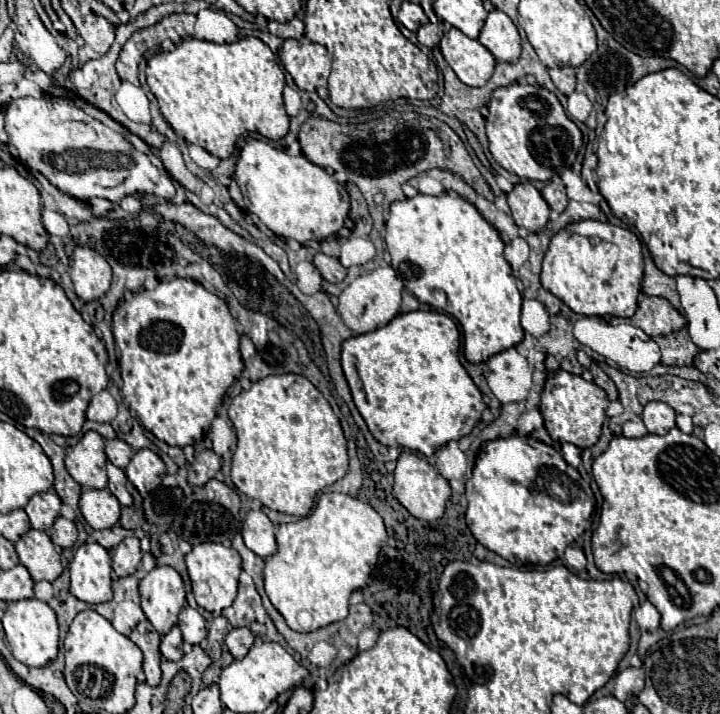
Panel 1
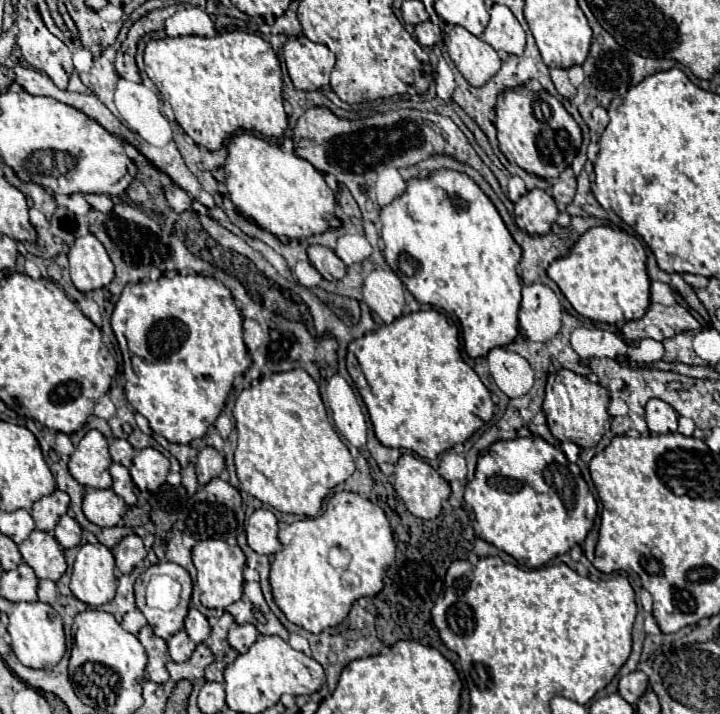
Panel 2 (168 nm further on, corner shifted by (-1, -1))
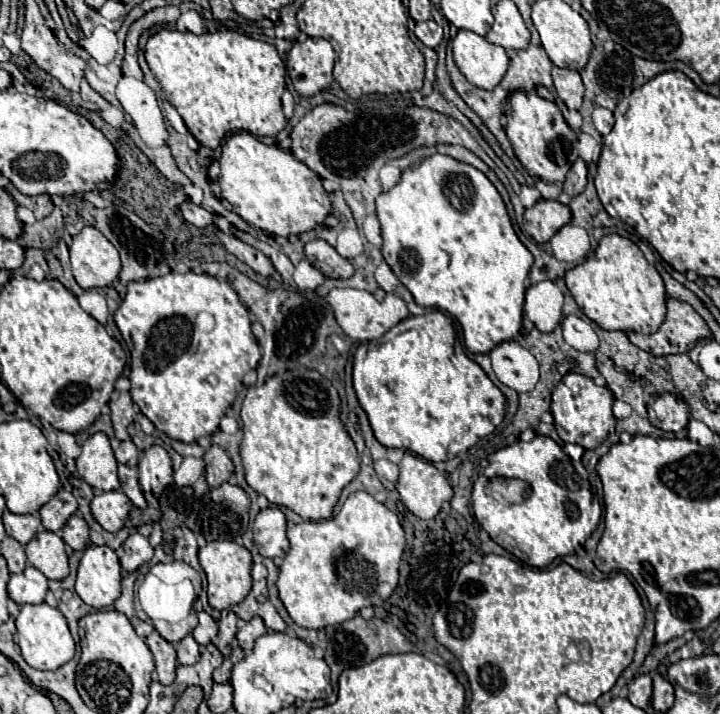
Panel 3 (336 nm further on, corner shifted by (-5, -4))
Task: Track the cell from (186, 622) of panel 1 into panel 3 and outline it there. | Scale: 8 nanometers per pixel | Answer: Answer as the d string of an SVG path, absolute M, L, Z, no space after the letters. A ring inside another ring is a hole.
M198 613L198 619L200 619L200 623L198 623L198 627L194 629L194 639L200 643L200 645L208 645L208 643L212 643L212 639L216 637L216 633L218 633L218 625L216 625L216 621L208 615L208 613Z

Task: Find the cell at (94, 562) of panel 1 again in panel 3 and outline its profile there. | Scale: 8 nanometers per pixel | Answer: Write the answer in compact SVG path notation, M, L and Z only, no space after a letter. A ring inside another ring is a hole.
M90 545L78 565L76 593L90 607L110 607L120 597L120 579L116 553L106 545Z

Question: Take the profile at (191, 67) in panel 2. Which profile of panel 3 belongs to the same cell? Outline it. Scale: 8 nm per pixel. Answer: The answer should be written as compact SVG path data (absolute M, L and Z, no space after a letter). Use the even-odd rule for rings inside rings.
M162 29L148 39L144 53L150 71L166 93L166 99L176 107L190 133L204 147L216 149L228 131L248 131L256 137L272 137L286 127L286 117L282 113L280 103L280 97L286 87L286 67L278 51L270 43L256 41L252 37L228 29L202 35Z

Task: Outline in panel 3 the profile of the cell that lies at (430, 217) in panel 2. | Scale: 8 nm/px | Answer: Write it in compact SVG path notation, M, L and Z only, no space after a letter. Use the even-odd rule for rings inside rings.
M434 153L402 171L400 181L376 197L376 215L382 225L384 261L418 305L438 307L460 321L470 353L490 353L494 345L510 341L520 331L524 319L524 281L534 257L514 233L500 193L482 171L454 157Z

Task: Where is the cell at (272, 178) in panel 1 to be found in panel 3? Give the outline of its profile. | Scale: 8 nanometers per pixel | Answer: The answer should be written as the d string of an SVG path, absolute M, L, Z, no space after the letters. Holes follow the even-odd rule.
M234 133L222 145L220 155L222 203L244 221L268 235L300 235L322 223L330 209L330 195L324 191L320 177L292 153L280 151L276 145L264 145L250 133Z

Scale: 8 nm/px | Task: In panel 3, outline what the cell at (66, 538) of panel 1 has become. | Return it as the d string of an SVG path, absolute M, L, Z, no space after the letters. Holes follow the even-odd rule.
M72 515L66 523L66 527L60 531L60 537L72 549L86 549L86 545L90 543L90 529L82 517Z

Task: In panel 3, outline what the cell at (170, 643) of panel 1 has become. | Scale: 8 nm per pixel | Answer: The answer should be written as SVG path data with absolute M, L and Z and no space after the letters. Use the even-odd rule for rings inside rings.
M192 635L184 637L184 639L178 641L174 647L176 647L176 653L178 653L178 663L180 663L180 665L194 665L194 663L200 659L198 643L194 641Z

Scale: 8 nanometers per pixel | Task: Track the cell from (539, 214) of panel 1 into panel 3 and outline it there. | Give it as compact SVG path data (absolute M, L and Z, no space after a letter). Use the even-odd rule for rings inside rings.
M540 199L534 207L524 213L524 229L538 241L546 243L558 233L566 223L570 223L572 211L560 201Z

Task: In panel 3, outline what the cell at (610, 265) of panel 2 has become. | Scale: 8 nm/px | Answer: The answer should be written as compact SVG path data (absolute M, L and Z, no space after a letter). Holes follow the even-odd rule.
M616 233L602 237L600 245L596 247L594 255L590 255L586 261L578 263L566 273L566 287L570 289L572 297L580 305L580 309L590 317L596 325L600 325L606 331L636 331L636 333L656 333L660 325L666 319L666 287L664 279L656 271L654 265L650 265L644 257L644 253L638 249L638 245L626 237L620 237Z

